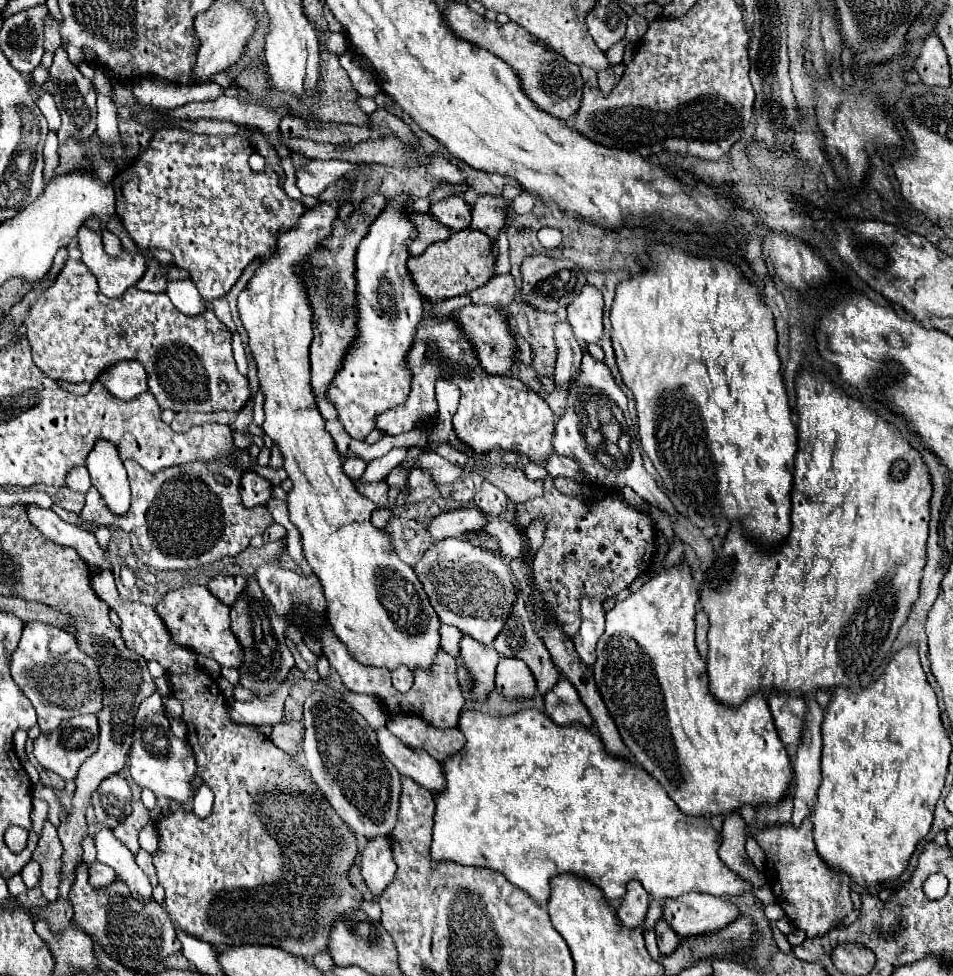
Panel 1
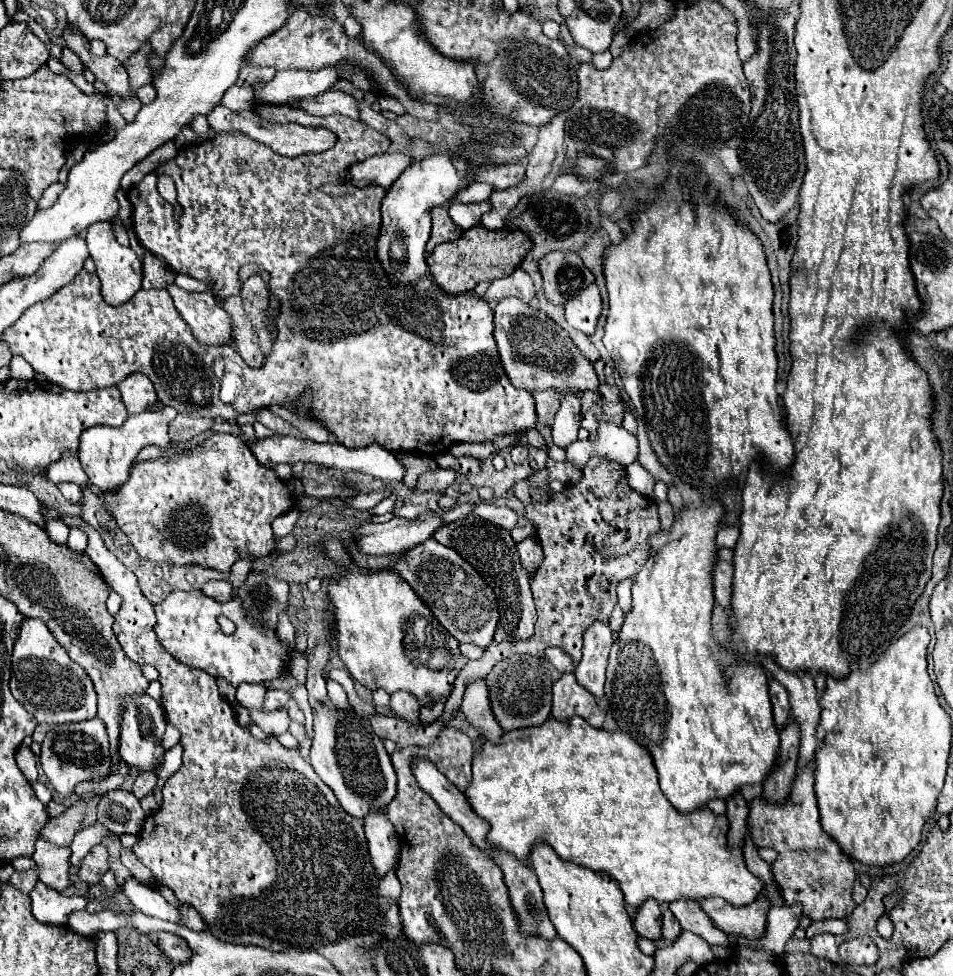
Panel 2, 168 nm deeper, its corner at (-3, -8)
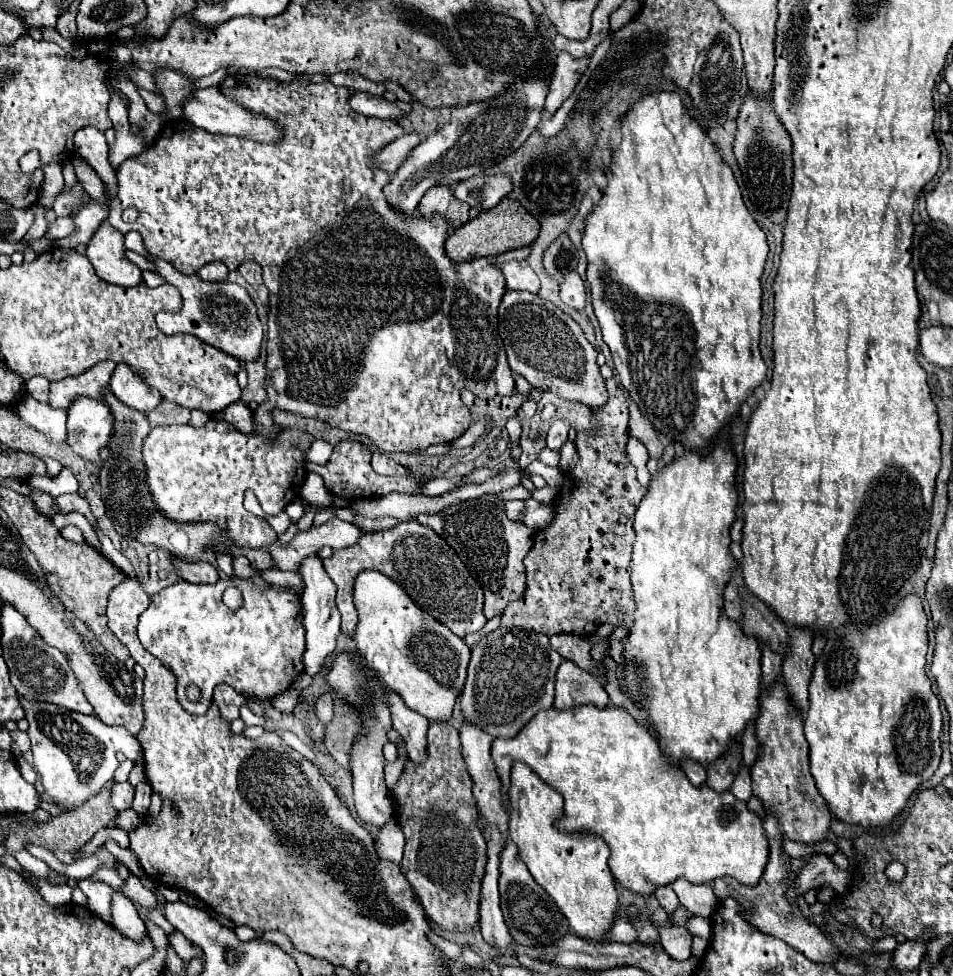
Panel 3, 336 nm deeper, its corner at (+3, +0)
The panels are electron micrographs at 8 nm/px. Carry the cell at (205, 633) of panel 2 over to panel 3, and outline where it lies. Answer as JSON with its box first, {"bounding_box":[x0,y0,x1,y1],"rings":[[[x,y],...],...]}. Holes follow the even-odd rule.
{"bounding_box":[137,577,305,715],"rings":[[[231,577],[231,579],[219,579],[213,585],[193,585],[187,581],[179,581],[161,589],[151,597],[151,605],[141,615],[137,633],[141,645],[151,655],[159,657],[165,665],[169,665],[171,671],[175,673],[177,697],[181,707],[191,715],[203,715],[213,699],[213,689],[219,683],[231,685],[237,693],[257,695],[263,699],[275,697],[277,693],[285,691],[291,685],[291,681],[303,673],[301,657],[305,651],[305,629],[301,621],[303,621],[301,603],[291,593],[271,585],[265,591],[259,591],[251,581]],[[229,585],[239,587],[243,595],[243,605],[237,611],[231,611],[221,601],[221,595]],[[189,685],[197,685],[201,691],[197,703],[189,701],[187,697]]]}

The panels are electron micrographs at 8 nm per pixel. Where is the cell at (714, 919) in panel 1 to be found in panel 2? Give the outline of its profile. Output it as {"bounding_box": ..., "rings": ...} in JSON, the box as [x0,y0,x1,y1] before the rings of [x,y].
{"bounding_box":[701,897,771,939],"rings":[[[709,897],[701,901],[701,907],[725,933],[747,939],[761,939],[765,935],[767,911],[771,907],[771,901],[767,897],[759,897],[751,905],[735,907],[721,897]]]}

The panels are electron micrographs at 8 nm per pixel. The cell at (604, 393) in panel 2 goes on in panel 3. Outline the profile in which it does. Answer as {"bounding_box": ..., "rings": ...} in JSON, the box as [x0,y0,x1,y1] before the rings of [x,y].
{"bounding_box":[501,379,647,637],"rings":[[[607,379],[609,399],[603,407],[591,409],[595,415],[595,431],[577,431],[575,447],[579,451],[579,461],[569,473],[573,485],[563,485],[555,497],[555,517],[549,527],[541,529],[535,537],[533,549],[525,557],[527,591],[521,601],[511,603],[501,617],[501,629],[519,627],[533,633],[543,633],[547,637],[557,633],[571,633],[579,637],[589,637],[599,625],[623,623],[633,615],[631,601],[631,581],[629,581],[629,561],[635,541],[633,515],[641,503],[647,489],[639,485],[635,477],[635,467],[625,459],[627,445],[627,423],[629,423],[629,403],[617,379]]]}

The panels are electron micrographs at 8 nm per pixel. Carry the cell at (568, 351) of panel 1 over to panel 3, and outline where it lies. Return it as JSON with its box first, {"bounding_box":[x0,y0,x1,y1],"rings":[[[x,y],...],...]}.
{"bounding_box":[545,419,567,451],"rings":[[[557,419],[557,423],[555,425],[551,425],[549,427],[549,431],[547,431],[547,439],[545,439],[545,443],[547,443],[547,447],[551,447],[551,449],[555,449],[555,451],[559,451],[561,449],[561,445],[567,441],[567,423],[563,423],[561,419]]]}

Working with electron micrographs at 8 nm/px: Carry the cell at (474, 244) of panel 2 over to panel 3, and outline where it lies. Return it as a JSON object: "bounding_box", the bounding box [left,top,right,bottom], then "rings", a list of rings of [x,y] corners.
{"bounding_box":[445,199,539,263],"rings":[[[503,199],[491,211],[483,211],[479,217],[467,221],[459,229],[451,231],[445,241],[445,253],[453,263],[461,263],[465,259],[479,259],[479,257],[497,257],[501,253],[527,247],[539,235],[539,223],[531,217],[517,201]]]}

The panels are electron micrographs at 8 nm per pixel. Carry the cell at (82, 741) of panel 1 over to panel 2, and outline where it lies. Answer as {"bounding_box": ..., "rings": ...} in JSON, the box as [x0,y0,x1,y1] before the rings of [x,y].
{"bounding_box":[41,717,111,797],"rings":[[[99,717],[79,723],[63,723],[51,727],[47,731],[45,741],[41,743],[41,769],[47,775],[51,787],[61,795],[69,797],[75,791],[75,785],[81,781],[89,781],[101,775],[109,775],[111,771],[111,751],[107,747],[107,731],[105,723]]]}

